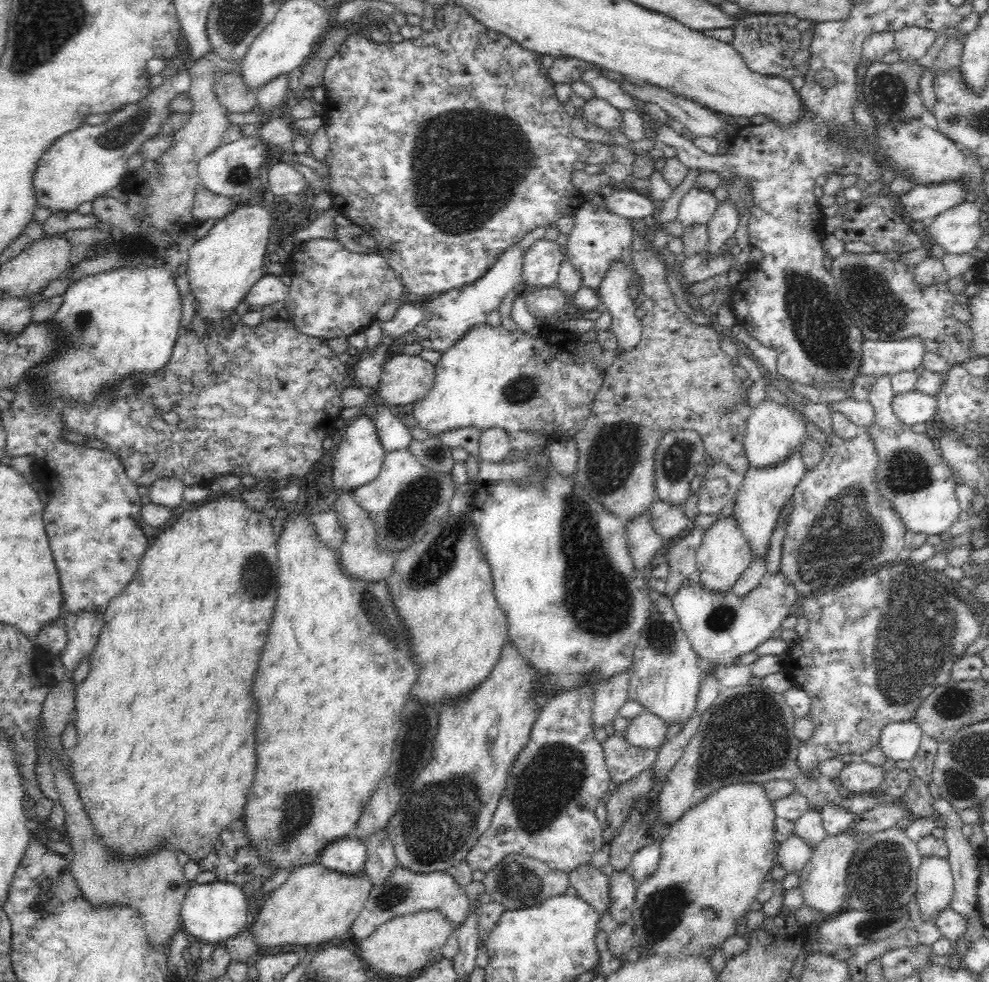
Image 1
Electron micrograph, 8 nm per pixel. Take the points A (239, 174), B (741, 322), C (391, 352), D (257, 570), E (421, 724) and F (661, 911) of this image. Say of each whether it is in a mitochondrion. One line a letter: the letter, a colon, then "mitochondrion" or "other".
A: mitochondrion
B: other
C: other
D: mitochondrion
E: mitochondrion
F: mitochondrion

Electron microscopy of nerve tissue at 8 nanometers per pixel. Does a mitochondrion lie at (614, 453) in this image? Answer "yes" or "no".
yes

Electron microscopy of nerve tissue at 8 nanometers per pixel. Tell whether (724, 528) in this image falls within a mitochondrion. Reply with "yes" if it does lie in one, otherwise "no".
no

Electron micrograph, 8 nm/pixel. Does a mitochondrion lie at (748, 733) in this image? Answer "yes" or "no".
yes

